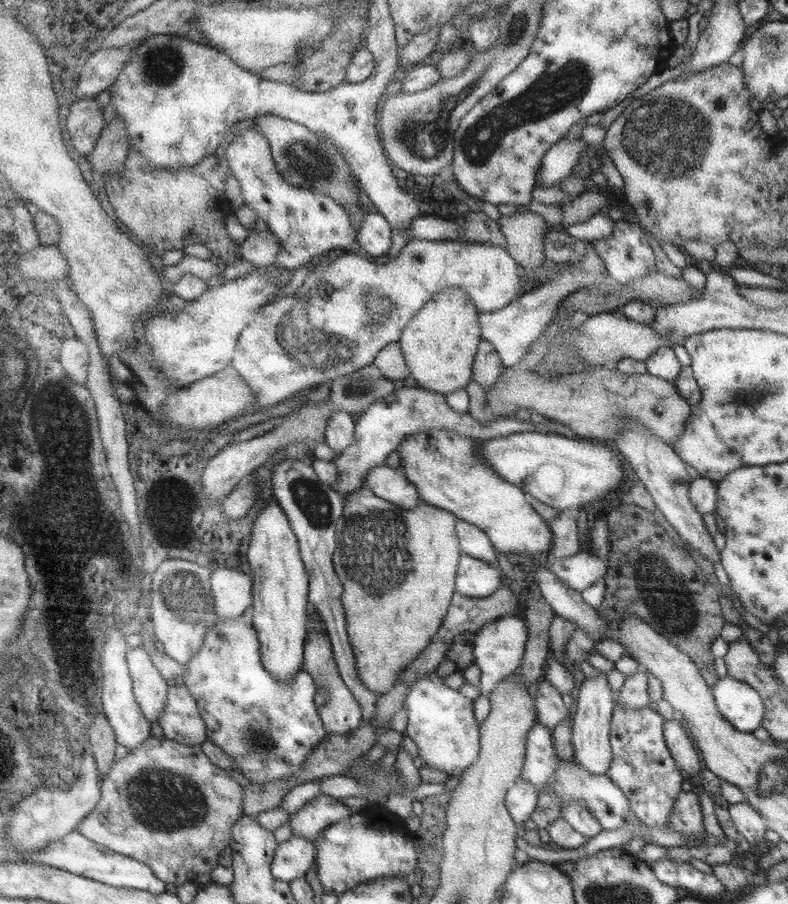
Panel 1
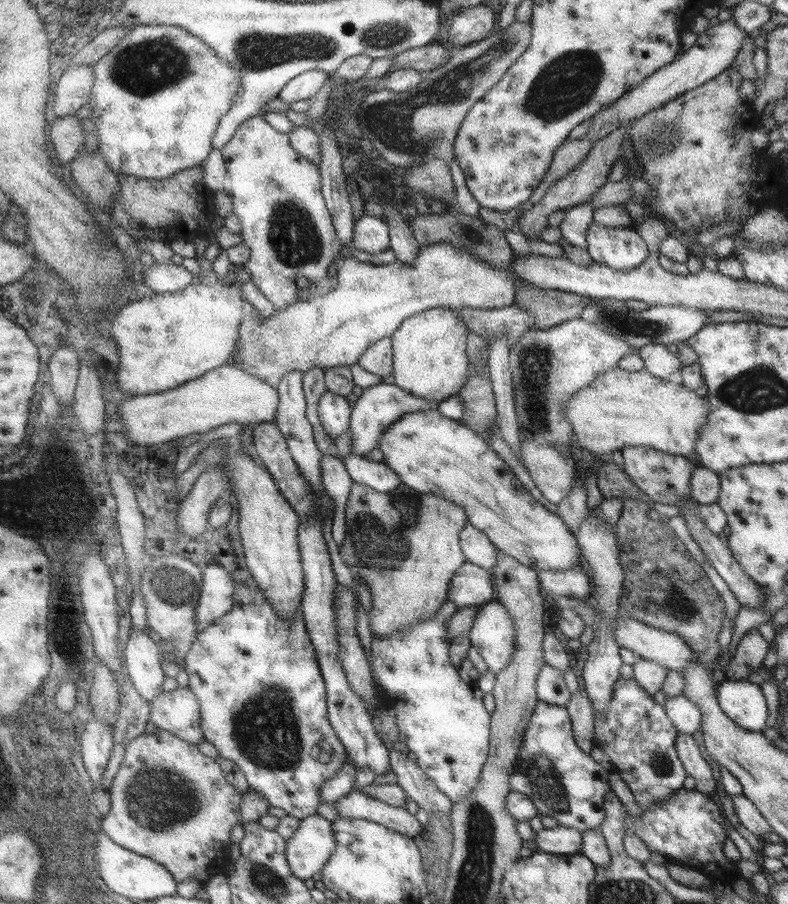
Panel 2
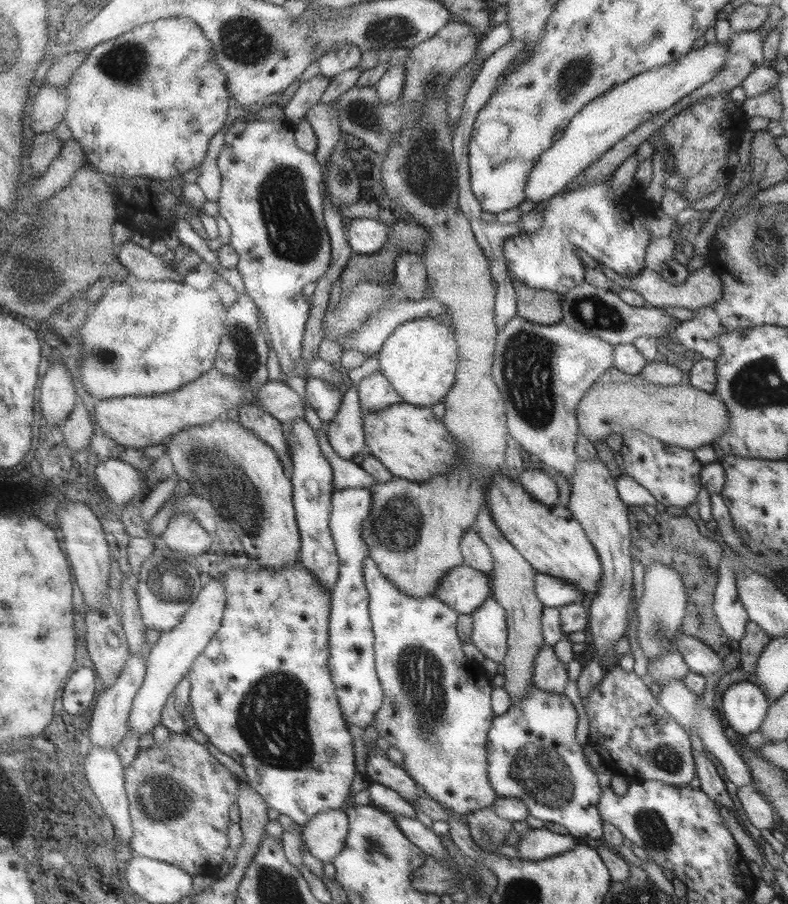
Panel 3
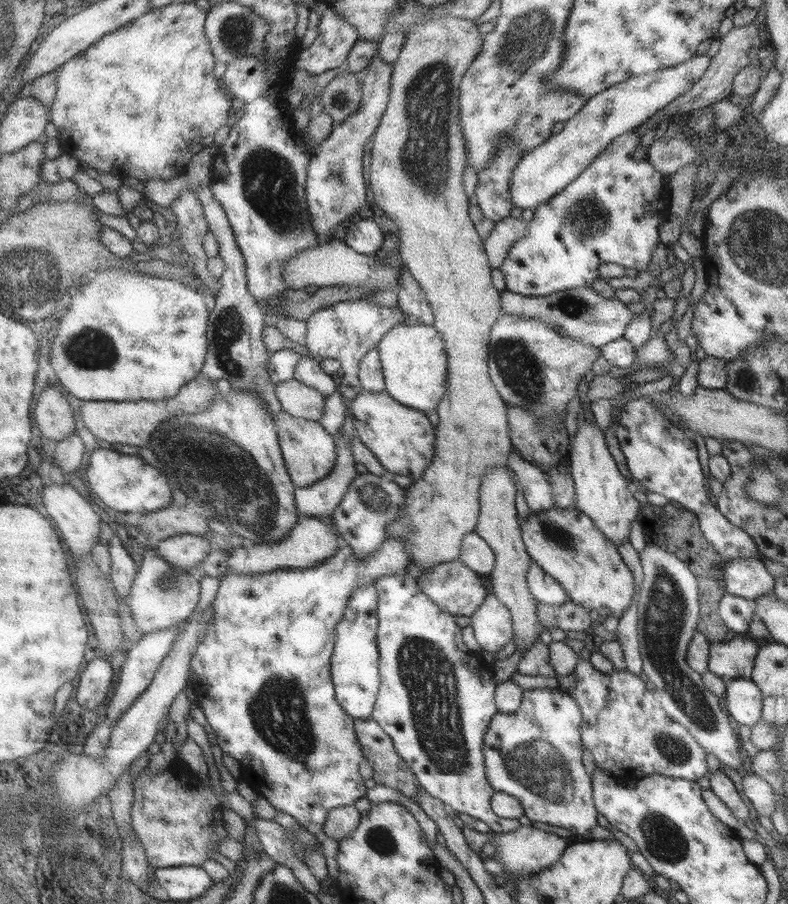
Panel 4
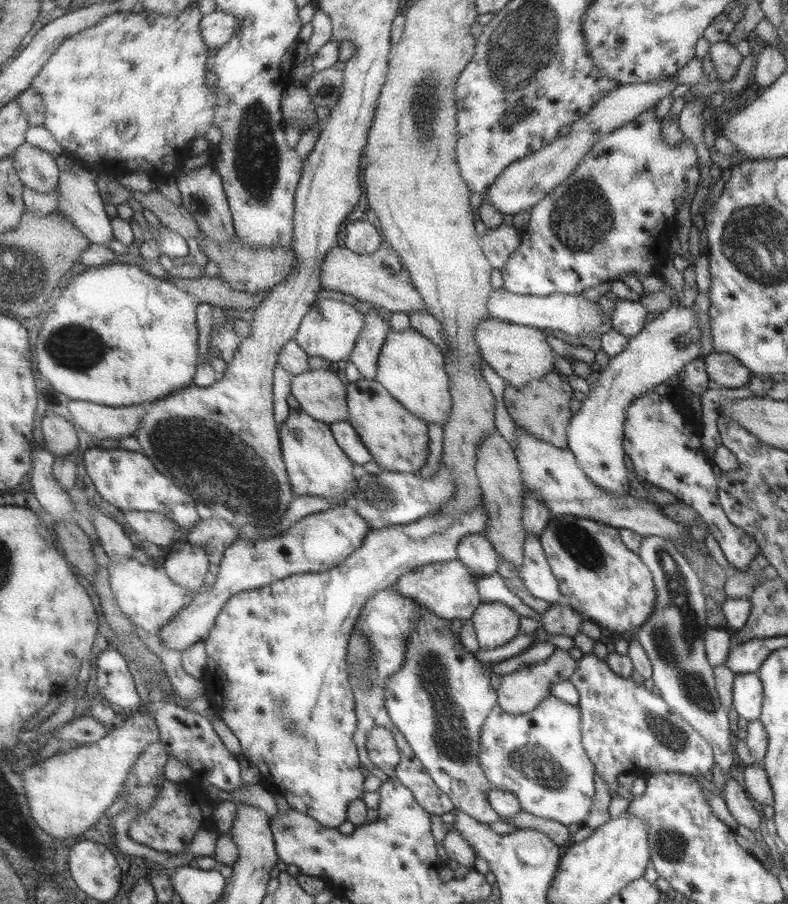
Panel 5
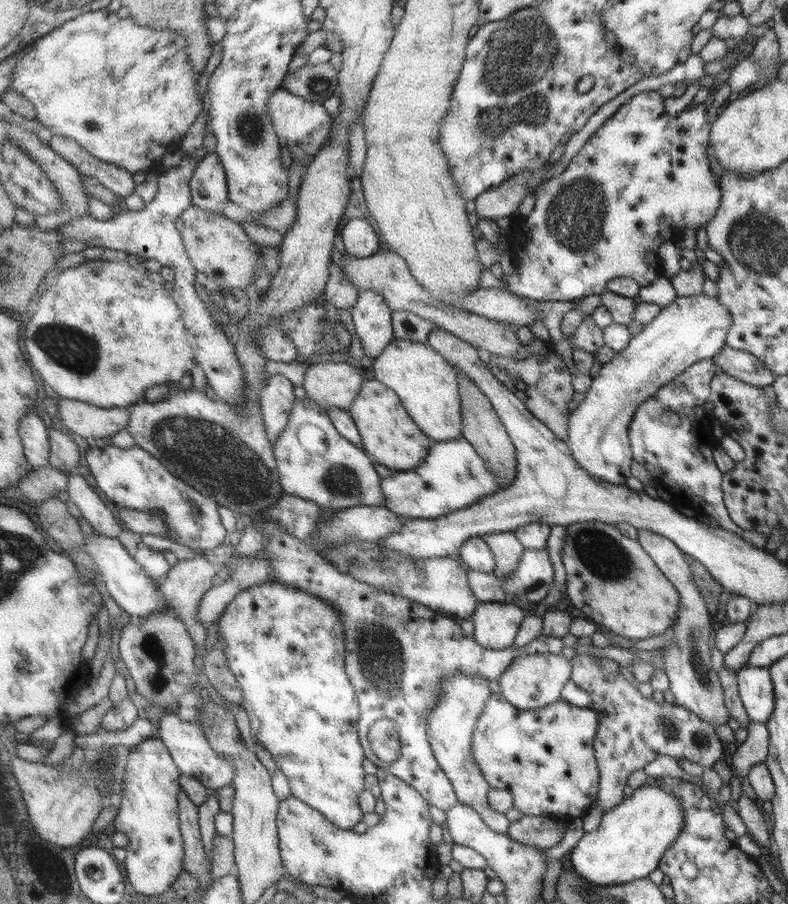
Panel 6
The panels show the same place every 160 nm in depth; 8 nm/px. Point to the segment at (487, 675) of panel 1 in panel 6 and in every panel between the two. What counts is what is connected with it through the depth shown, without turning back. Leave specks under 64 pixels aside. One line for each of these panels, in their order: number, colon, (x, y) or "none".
2: (492, 633)
3: (489, 634)
4: (491, 623)
5: (494, 623)
6: (495, 624)

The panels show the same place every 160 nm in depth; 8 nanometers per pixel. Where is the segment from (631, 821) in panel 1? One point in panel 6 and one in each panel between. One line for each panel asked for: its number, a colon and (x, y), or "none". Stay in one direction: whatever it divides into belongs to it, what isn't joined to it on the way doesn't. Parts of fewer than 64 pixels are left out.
2: (565, 783)
3: (532, 754)
4: (533, 754)
5: (537, 756)
6: (544, 757)

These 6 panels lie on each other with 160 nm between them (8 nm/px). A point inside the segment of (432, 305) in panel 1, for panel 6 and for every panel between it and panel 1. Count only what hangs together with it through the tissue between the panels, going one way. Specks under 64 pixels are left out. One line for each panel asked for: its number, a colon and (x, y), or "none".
2: (429, 361)
3: (419, 358)
4: (414, 365)
5: (412, 370)
6: (427, 387)

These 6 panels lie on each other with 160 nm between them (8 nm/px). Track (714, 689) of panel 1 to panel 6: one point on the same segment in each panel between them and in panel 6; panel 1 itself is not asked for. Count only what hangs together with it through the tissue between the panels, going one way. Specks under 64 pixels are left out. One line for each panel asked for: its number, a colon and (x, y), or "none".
2: (742, 701)
3: (744, 705)
4: (743, 699)
5: (747, 697)
6: (754, 685)

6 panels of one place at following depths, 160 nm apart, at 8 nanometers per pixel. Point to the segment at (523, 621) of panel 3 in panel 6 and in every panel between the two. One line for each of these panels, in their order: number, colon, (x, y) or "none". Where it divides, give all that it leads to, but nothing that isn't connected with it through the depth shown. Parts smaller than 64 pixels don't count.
4: (497, 523)
5: (497, 471)
6: (480, 427)

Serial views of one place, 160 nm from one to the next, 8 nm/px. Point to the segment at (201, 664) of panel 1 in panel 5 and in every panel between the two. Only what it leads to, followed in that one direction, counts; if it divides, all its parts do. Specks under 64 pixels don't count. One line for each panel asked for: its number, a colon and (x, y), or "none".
2: (262, 705)
3: (260, 690)
4: (262, 680)
5: (276, 677)

